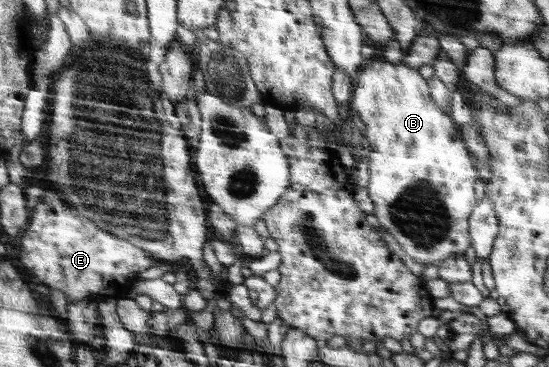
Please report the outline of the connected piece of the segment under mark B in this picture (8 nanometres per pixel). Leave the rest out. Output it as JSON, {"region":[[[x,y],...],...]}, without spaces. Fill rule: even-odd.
{"region":[[[385,59],[382,61],[375,60],[370,62],[360,73],[359,77],[354,79],[354,89],[352,98],[348,102],[349,106],[349,122],[354,129],[360,132],[364,138],[368,139],[370,146],[370,155],[367,156],[366,162],[370,169],[370,179],[368,184],[368,196],[374,203],[374,212],[376,219],[400,243],[400,247],[406,251],[407,255],[412,257],[414,261],[422,262],[424,265],[435,264],[441,260],[453,257],[455,254],[464,253],[470,247],[470,217],[474,205],[476,205],[477,197],[474,197],[474,188],[476,179],[478,179],[478,171],[476,171],[476,161],[470,155],[470,151],[466,149],[460,131],[456,129],[456,123],[446,115],[446,112],[440,107],[431,95],[431,87],[426,85],[426,79],[418,75],[418,71],[406,67],[403,63],[395,65],[388,63]]]}

